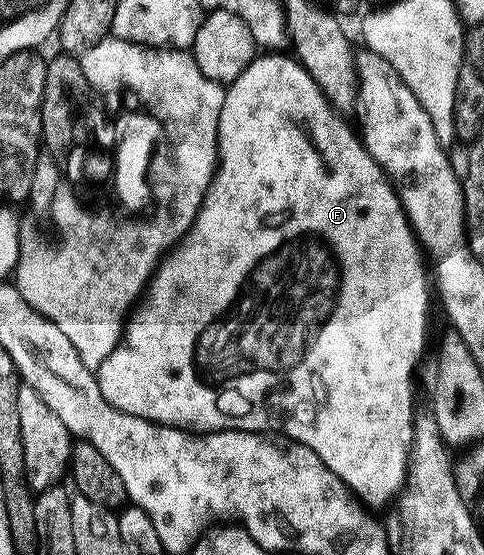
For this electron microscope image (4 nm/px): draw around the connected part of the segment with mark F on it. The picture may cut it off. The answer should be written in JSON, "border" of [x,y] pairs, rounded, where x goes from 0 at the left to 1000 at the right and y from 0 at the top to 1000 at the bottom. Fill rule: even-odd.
{"border":[[[531,99],[523,112],[504,124],[481,146],[471,148],[461,178],[461,200],[452,200],[452,236],[448,238],[448,306],[436,323],[419,366],[411,373],[407,391],[401,393],[393,411],[370,434],[370,445],[357,445],[339,458],[337,468],[326,476],[304,519],[289,537],[283,559],[277,555],[264,566],[254,586],[254,613],[231,629],[213,647],[213,654],[198,665],[200,688],[209,699],[213,719],[229,726],[240,737],[256,737],[260,744],[316,759],[324,766],[353,766],[362,773],[397,777],[409,784],[440,780],[459,773],[504,773],[508,769],[537,769],[548,777],[572,777],[583,773],[587,786],[601,795],[616,795],[651,813],[667,834],[676,834],[700,856],[715,874],[721,876],[748,901],[760,908],[795,910],[804,901],[810,905],[816,892],[826,890],[835,872],[837,840],[841,836],[841,807],[851,795],[851,753],[849,723],[853,719],[853,661],[862,654],[870,623],[878,618],[878,564],[886,557],[886,528],[890,535],[890,514],[878,508],[882,499],[882,477],[870,472],[874,465],[866,436],[853,418],[853,407],[845,404],[845,393],[837,387],[837,377],[829,360],[820,355],[820,344],[812,339],[812,328],[795,317],[795,306],[783,292],[754,268],[754,256],[744,245],[721,247],[729,232],[711,218],[707,205],[690,196],[684,184],[667,171],[663,159],[643,142],[643,135],[622,119],[622,112],[603,101],[589,99]]]}

